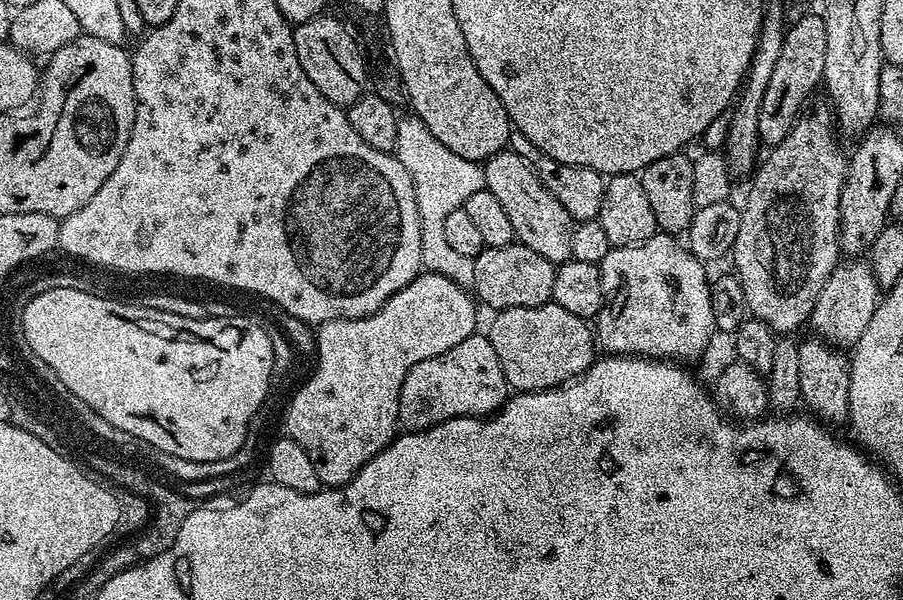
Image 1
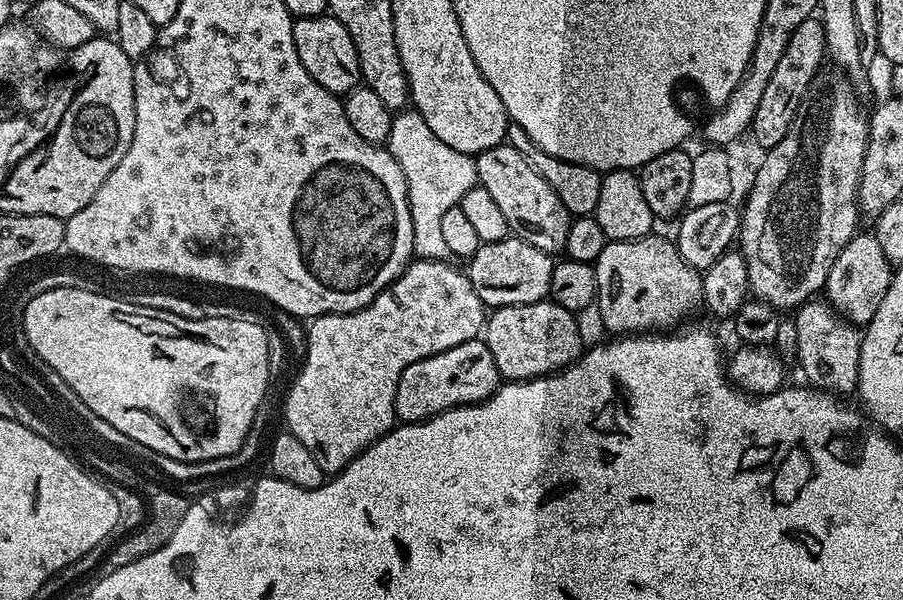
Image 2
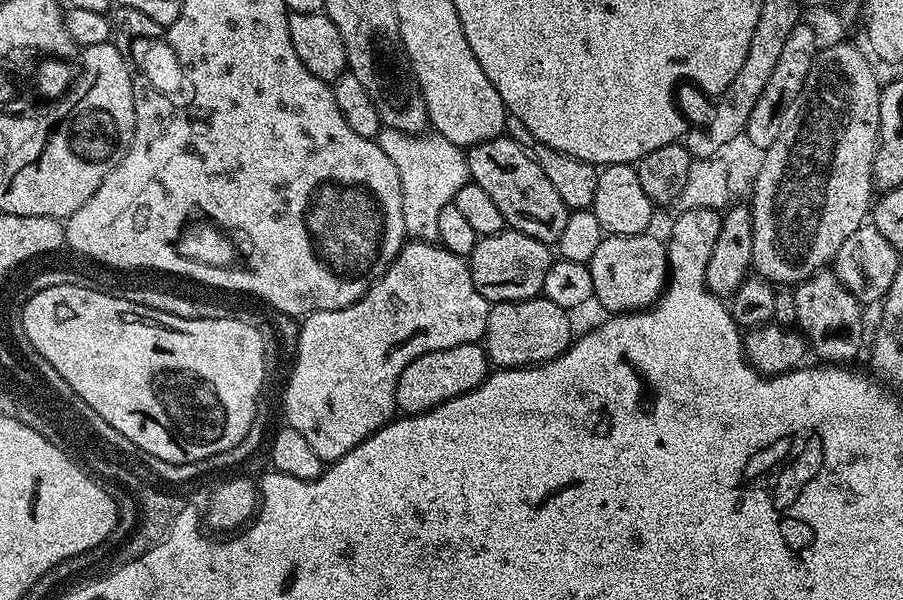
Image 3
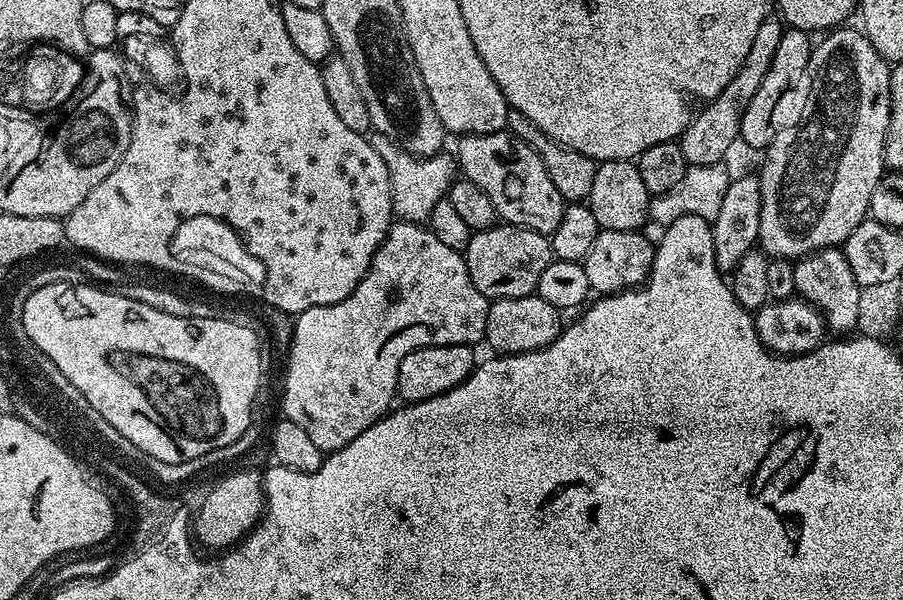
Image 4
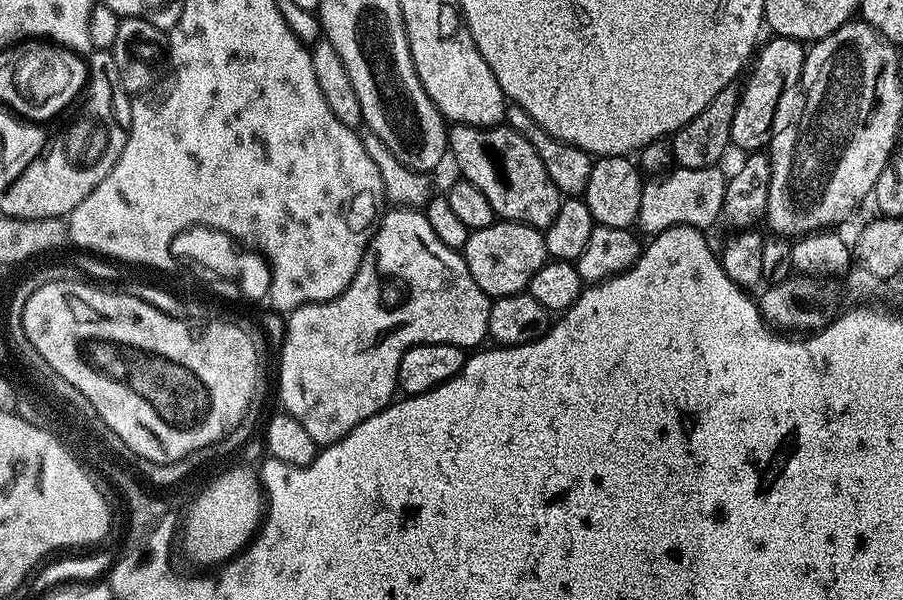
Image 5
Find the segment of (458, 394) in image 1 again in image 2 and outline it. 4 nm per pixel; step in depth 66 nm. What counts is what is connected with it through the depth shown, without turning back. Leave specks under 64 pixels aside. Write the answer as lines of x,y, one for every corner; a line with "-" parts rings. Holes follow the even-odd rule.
483,339
467,340
450,350
442,350
442,354
422,358
402,370
396,391
396,419
416,424
419,420
429,420
431,416
442,414
448,408
457,408
459,404
477,404
495,392
501,383
498,366
494,366
494,354
490,354

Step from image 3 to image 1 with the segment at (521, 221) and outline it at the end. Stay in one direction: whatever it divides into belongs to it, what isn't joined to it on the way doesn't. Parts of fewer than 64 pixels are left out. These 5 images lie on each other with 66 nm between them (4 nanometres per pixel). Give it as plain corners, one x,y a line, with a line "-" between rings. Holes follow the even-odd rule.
511,150
494,154
489,160
483,161
482,167
484,187
494,194
494,198
498,198
498,203
510,218
510,226
514,226
516,240
534,250
534,254
542,254
542,258
551,264
559,266
572,259
570,250
577,221
559,204
558,198
554,198
554,194
542,186
536,171

